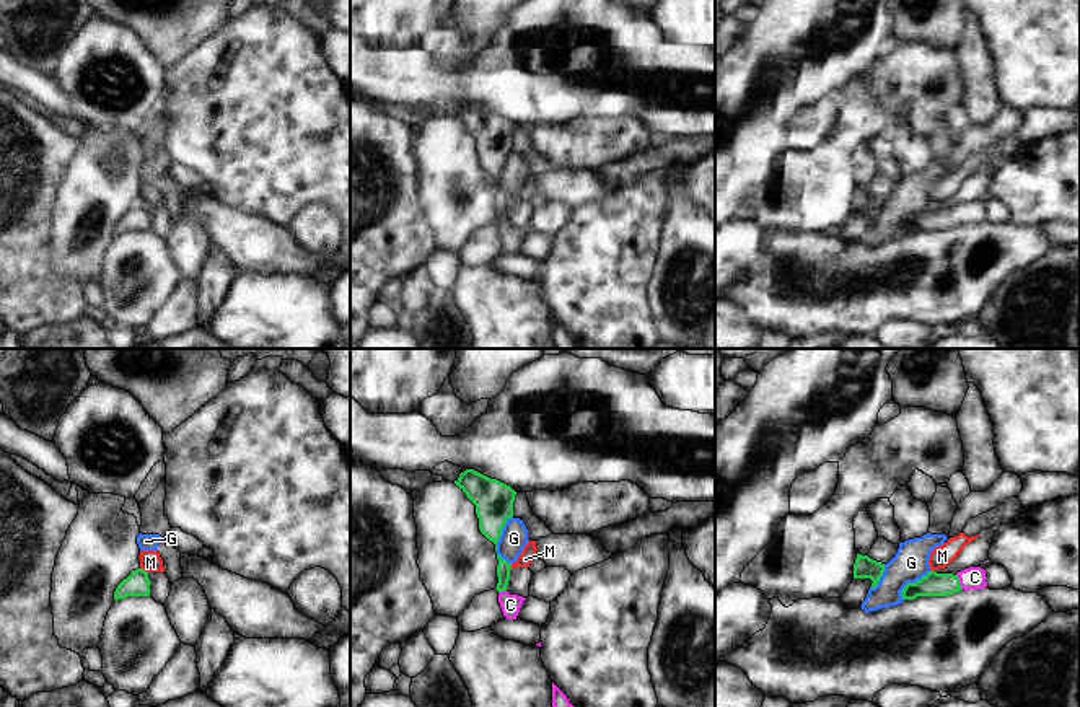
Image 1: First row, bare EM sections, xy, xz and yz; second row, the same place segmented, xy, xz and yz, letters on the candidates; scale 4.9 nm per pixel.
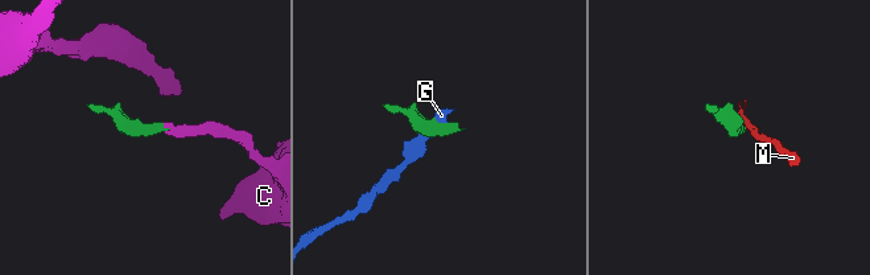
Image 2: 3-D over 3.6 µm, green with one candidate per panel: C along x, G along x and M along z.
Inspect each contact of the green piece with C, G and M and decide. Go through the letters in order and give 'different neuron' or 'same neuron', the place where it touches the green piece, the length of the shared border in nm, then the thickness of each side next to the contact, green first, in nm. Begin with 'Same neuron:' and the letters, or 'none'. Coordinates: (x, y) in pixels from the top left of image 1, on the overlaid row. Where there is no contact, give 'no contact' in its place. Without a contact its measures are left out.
Same neuron: C
C: same neuron | yz (958, 582) | 90 nm | 120/110 nm
G: different neuron | xz (499, 538) | 240 nm | 190/140 nm
M: different neuron | xy (142, 569) | 50 nm | 120/110 nm

